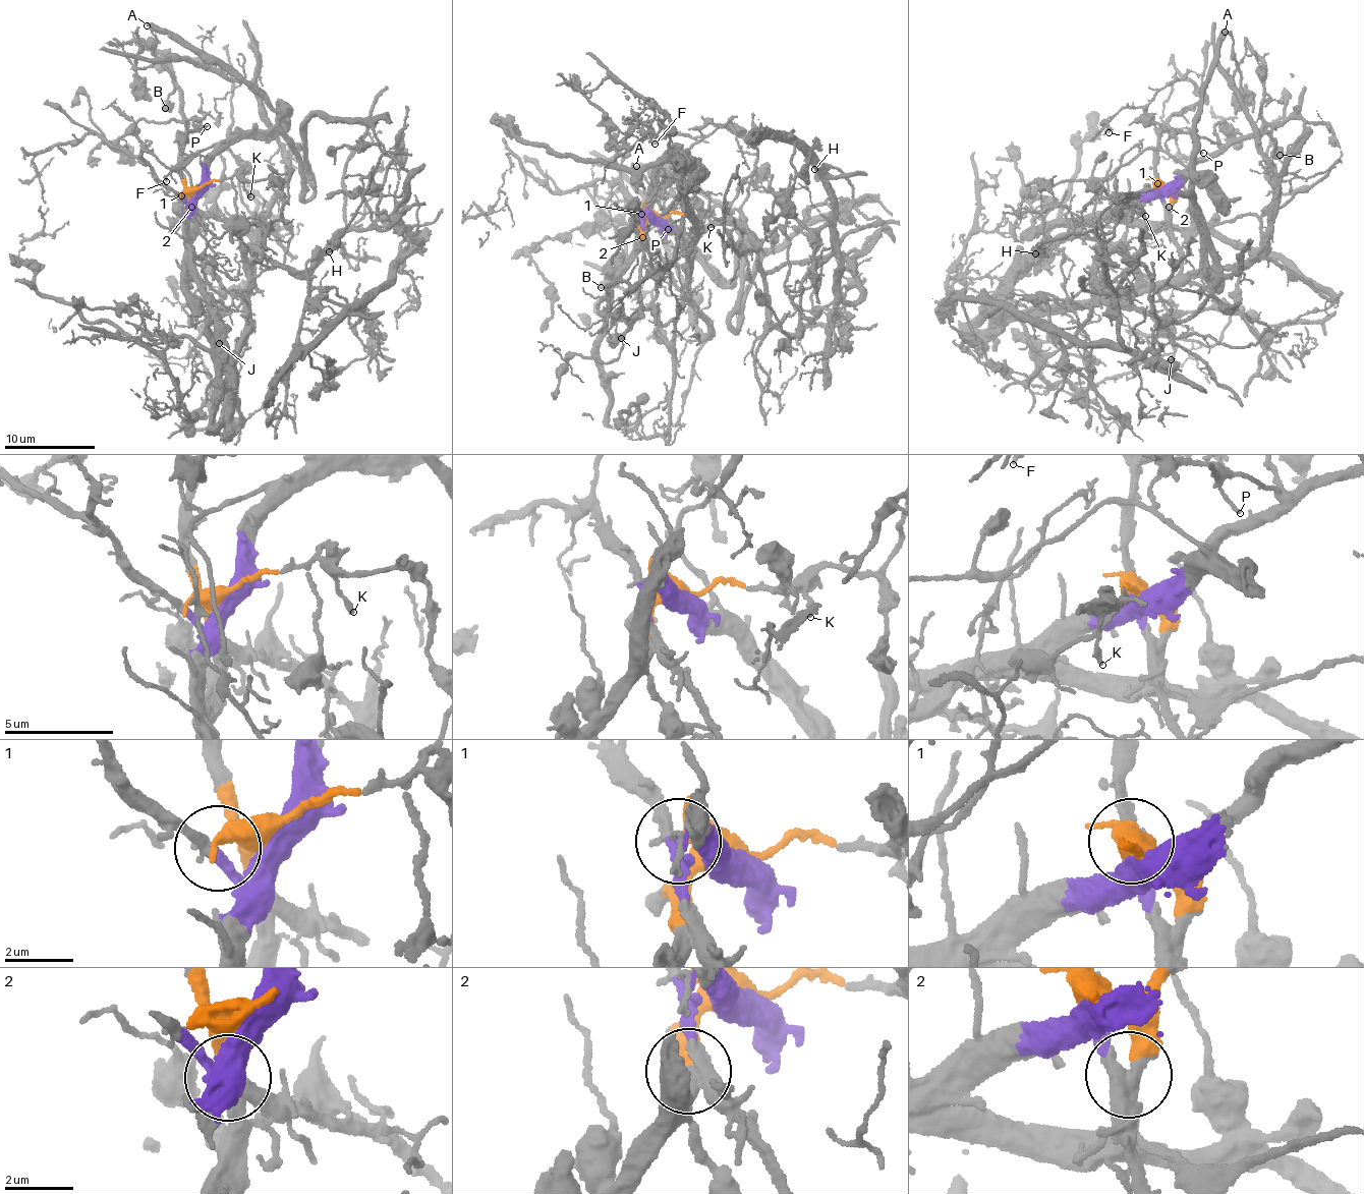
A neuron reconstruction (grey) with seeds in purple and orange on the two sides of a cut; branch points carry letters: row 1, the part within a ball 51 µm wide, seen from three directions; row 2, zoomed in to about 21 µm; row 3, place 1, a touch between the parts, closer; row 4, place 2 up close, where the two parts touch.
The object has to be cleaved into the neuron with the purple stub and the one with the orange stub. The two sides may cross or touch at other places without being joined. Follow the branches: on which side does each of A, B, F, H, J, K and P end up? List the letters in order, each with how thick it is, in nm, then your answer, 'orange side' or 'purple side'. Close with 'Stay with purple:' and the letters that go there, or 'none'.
A: calibre 320 nm; purple side
B: calibre 800 nm; orange side
F: calibre 160 nm; purple side
H: calibre 480 nm; purple side
J: calibre 120 nm; orange side
K: calibre 240 nm; orange side
P: calibre 120 nm; orange side
Stay with purple: A, F, H

